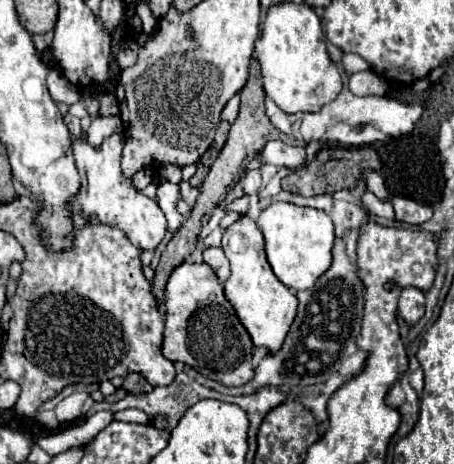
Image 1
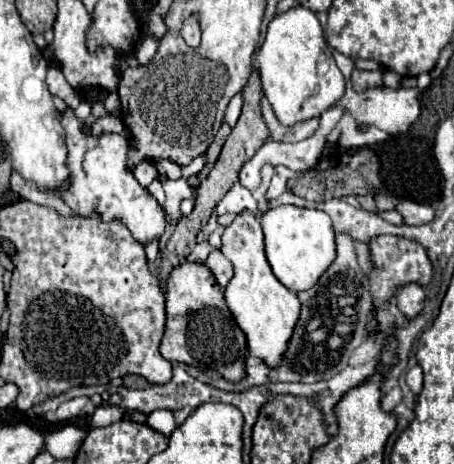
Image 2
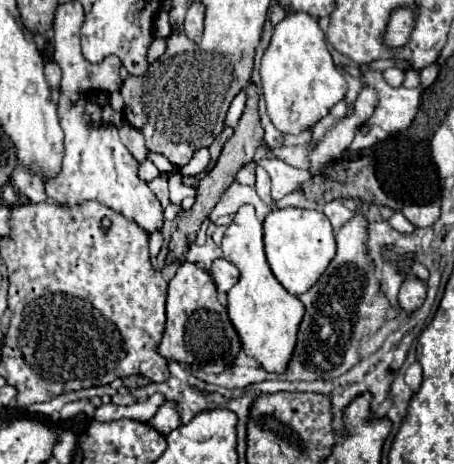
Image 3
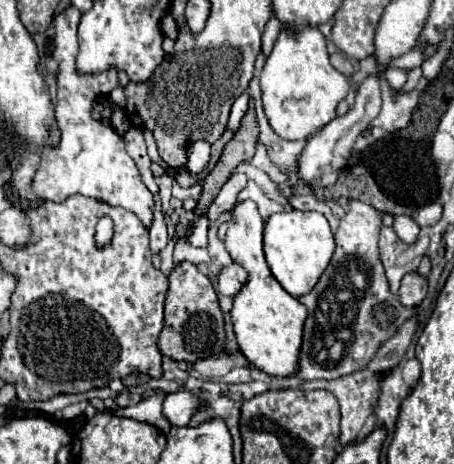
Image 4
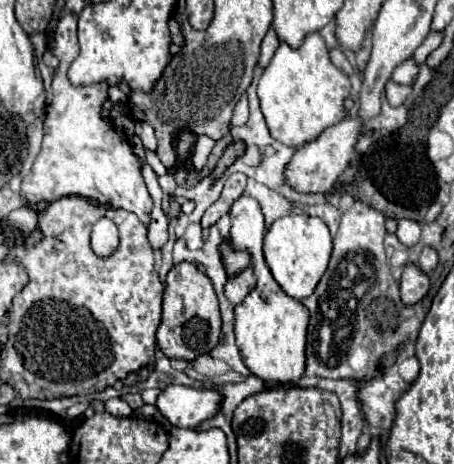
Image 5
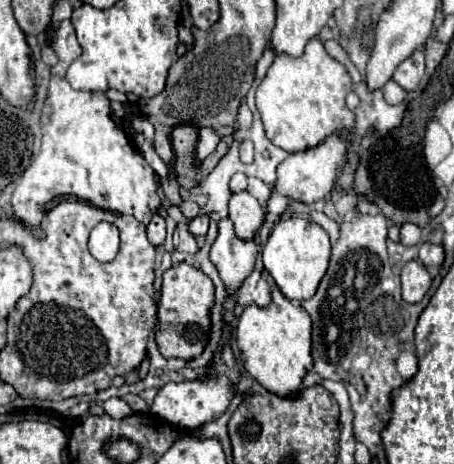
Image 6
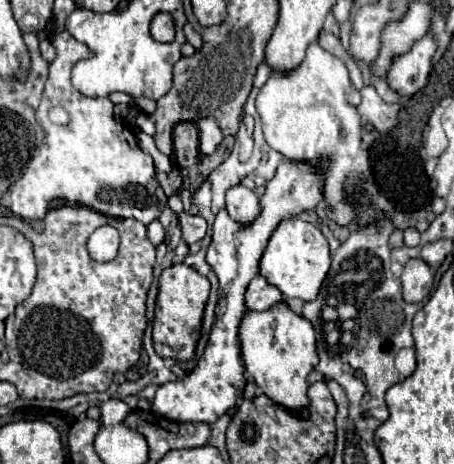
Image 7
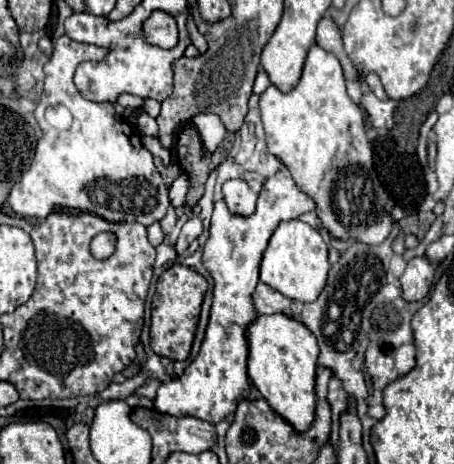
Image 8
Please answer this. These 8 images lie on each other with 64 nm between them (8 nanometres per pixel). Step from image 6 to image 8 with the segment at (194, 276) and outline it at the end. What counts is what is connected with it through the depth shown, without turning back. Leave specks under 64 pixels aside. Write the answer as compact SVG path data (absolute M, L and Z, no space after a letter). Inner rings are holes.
M180 262L172 264L158 278L158 288L152 298L152 326L150 326L150 344L158 356L170 360L186 360L190 356L190 348L194 342L198 316L202 308L204 294L208 290L208 282L198 272L182 266Z

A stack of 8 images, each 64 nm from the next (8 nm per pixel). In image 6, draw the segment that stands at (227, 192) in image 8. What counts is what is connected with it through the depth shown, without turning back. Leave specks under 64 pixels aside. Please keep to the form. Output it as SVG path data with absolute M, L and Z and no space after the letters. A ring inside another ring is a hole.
M244 190L230 196L230 220L234 224L236 236L240 240L252 242L264 222L264 212L258 200Z

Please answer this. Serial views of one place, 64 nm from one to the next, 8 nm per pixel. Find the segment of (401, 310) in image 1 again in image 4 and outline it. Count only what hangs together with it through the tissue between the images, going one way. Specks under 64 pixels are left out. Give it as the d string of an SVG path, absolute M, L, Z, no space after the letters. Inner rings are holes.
M410 272L402 278L398 298L406 308L416 308L426 298L426 292L428 292L428 280L422 278L418 272Z

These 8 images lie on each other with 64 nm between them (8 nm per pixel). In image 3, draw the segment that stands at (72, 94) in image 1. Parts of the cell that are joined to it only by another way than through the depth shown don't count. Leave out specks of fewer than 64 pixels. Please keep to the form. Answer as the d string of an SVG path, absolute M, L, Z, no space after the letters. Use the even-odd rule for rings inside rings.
M48 62L44 72L46 72L46 80L48 80L50 88L60 90L60 66L56 62Z

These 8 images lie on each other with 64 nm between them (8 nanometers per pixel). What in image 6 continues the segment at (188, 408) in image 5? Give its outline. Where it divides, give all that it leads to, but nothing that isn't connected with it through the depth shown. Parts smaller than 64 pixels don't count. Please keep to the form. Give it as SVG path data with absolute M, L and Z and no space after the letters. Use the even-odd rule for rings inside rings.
M226 346L216 354L216 360L210 366L208 378L214 378L214 380L202 380L202 382L192 380L192 382L182 382L182 384L168 382L164 388L158 390L158 394L154 398L154 404L152 404L152 414L162 416L170 424L192 432L198 426L202 426L210 420L216 420L218 416L224 414L224 410L228 408L228 404L232 400L232 384L238 382L238 376L240 376L240 372L238 372L234 354Z

